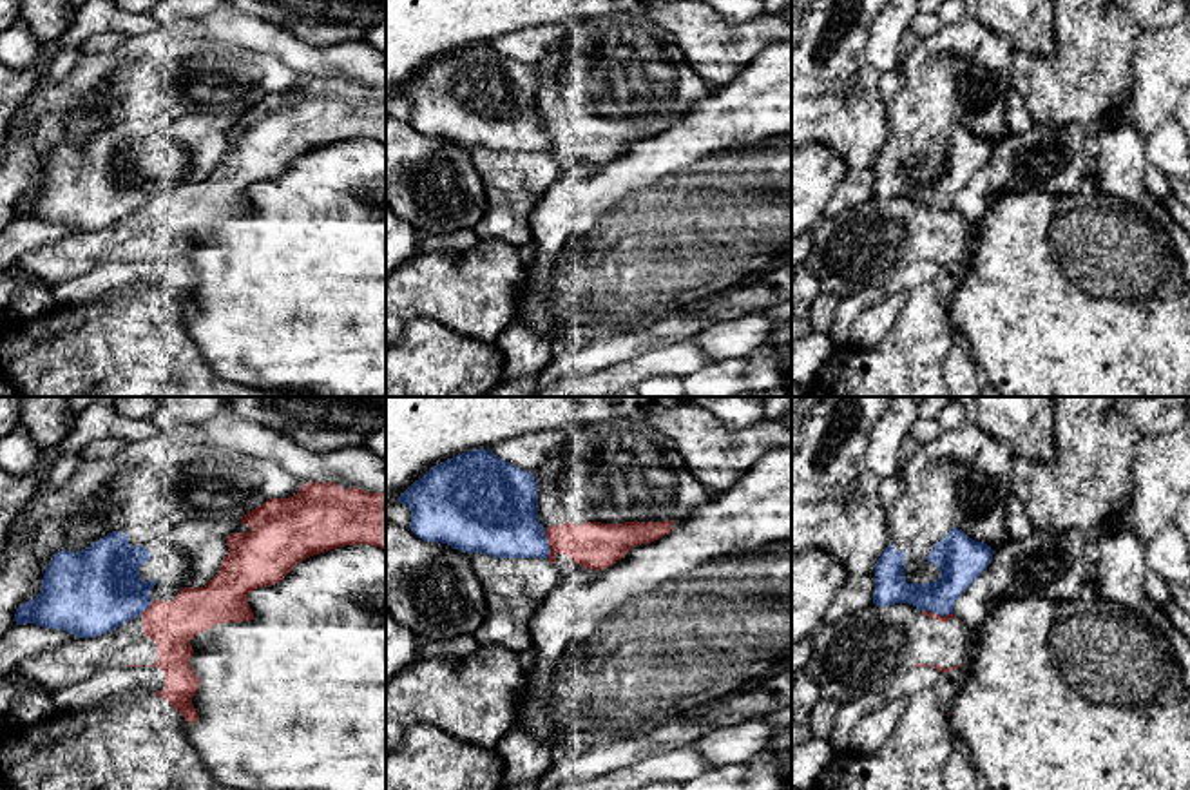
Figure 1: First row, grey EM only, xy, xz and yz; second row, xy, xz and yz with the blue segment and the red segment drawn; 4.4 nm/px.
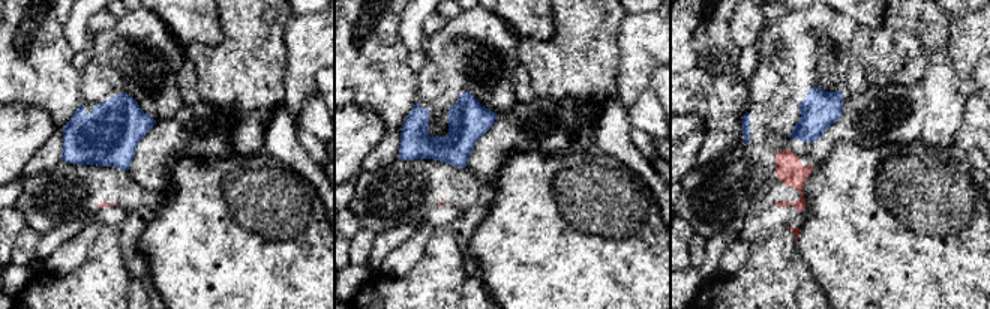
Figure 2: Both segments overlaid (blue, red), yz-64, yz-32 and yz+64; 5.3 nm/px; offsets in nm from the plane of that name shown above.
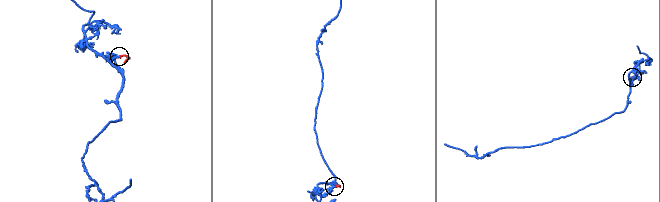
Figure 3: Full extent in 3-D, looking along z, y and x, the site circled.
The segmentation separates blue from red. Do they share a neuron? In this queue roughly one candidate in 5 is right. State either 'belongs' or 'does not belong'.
does not belong

